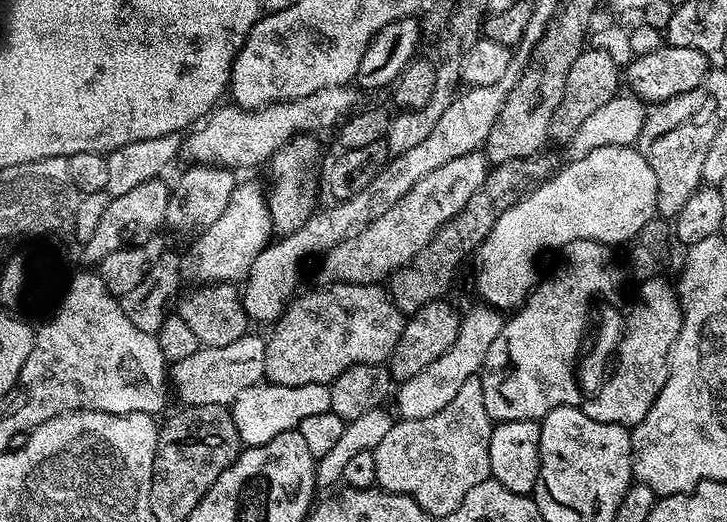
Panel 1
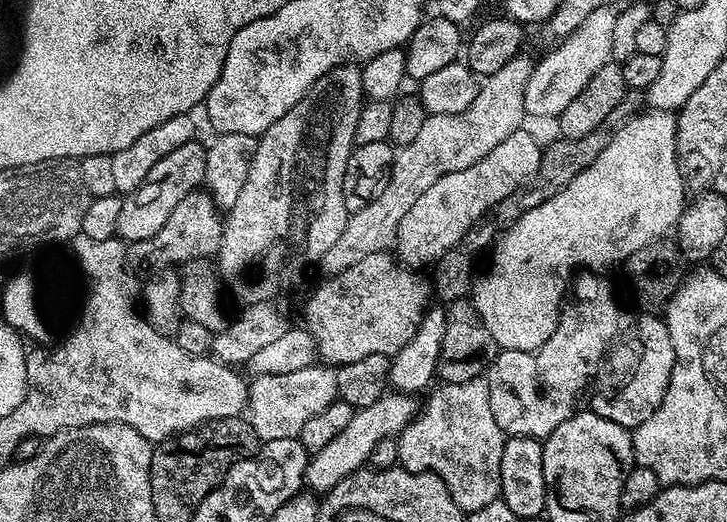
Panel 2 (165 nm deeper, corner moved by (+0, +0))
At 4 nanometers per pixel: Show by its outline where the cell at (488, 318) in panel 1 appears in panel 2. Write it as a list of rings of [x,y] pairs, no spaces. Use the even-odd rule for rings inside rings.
[[[394,390],[382,398],[378,398],[378,402],[374,402],[374,406],[355,409],[352,419],[344,427],[342,434],[331,439],[322,450],[311,454],[308,469],[304,475],[305,485],[313,493],[326,494],[334,485],[342,482],[342,478],[365,467],[368,464],[370,450],[374,450],[374,442],[378,442],[383,436],[396,436],[406,425],[416,419],[418,415],[416,400],[415,395]]]

